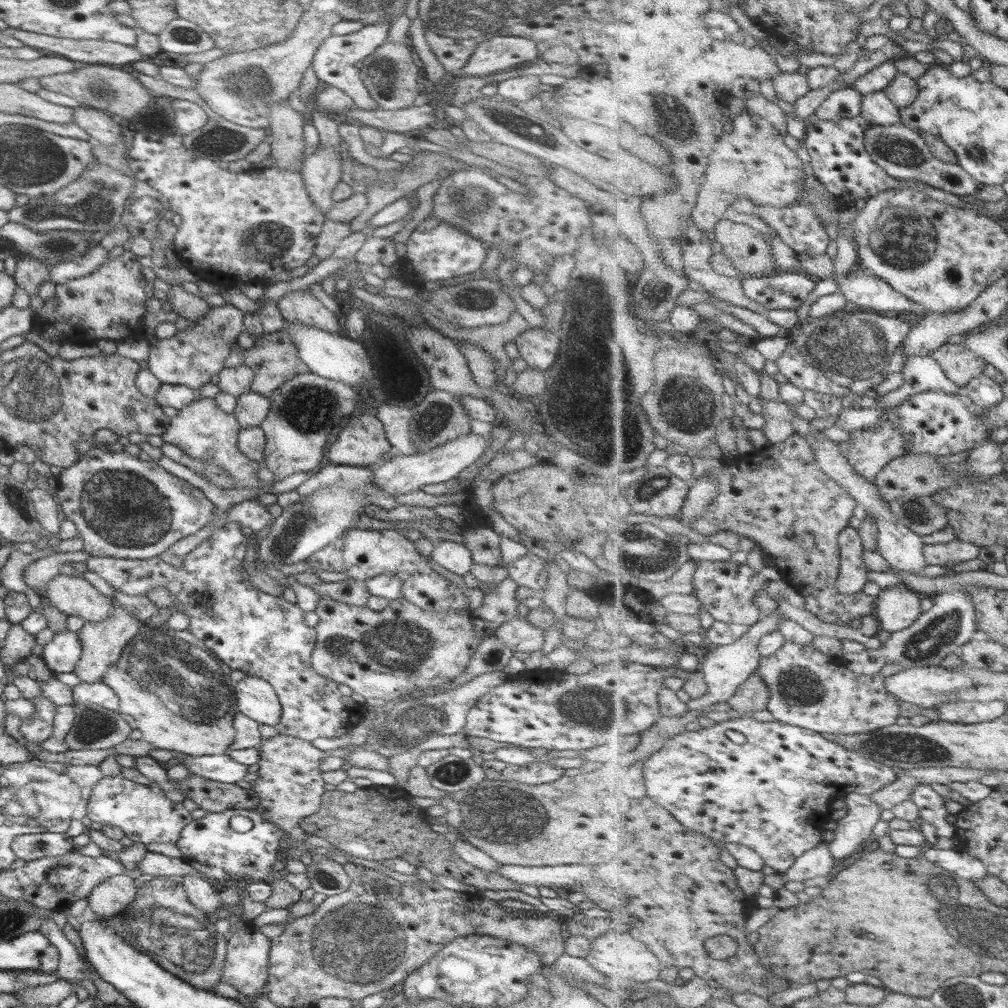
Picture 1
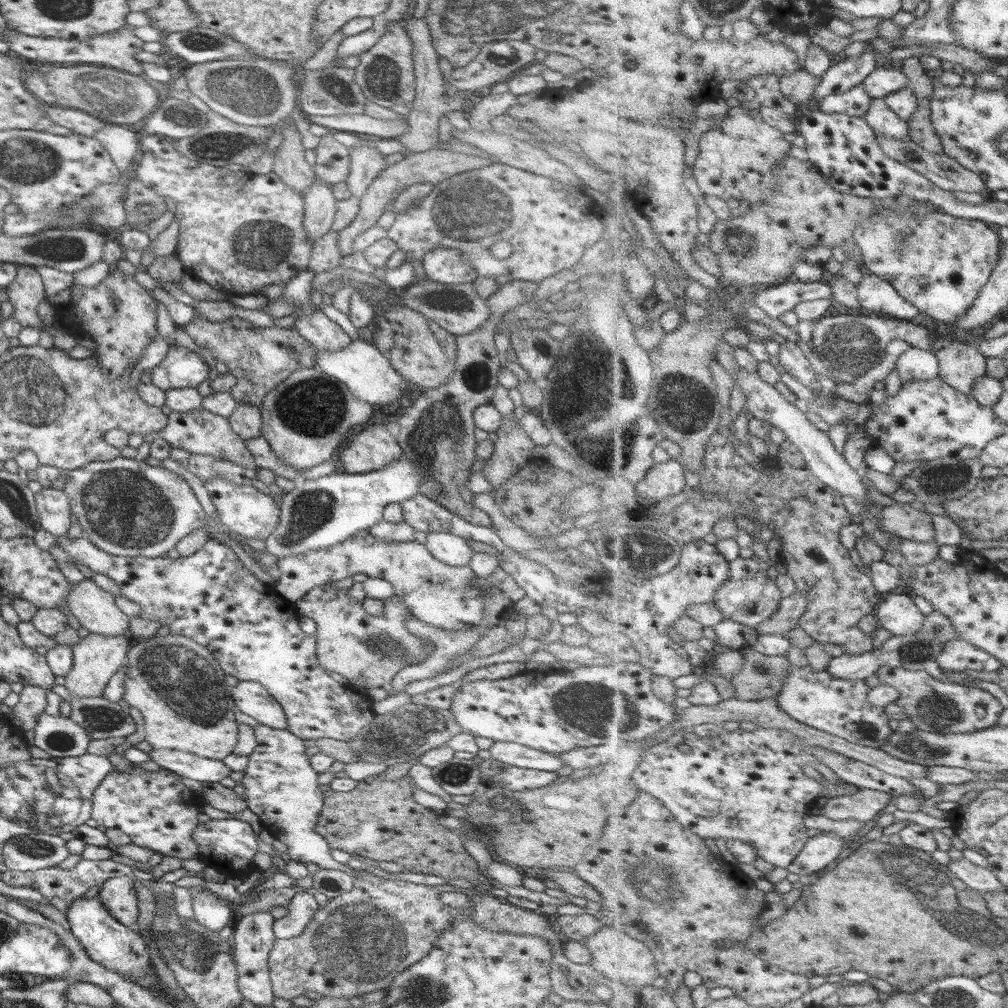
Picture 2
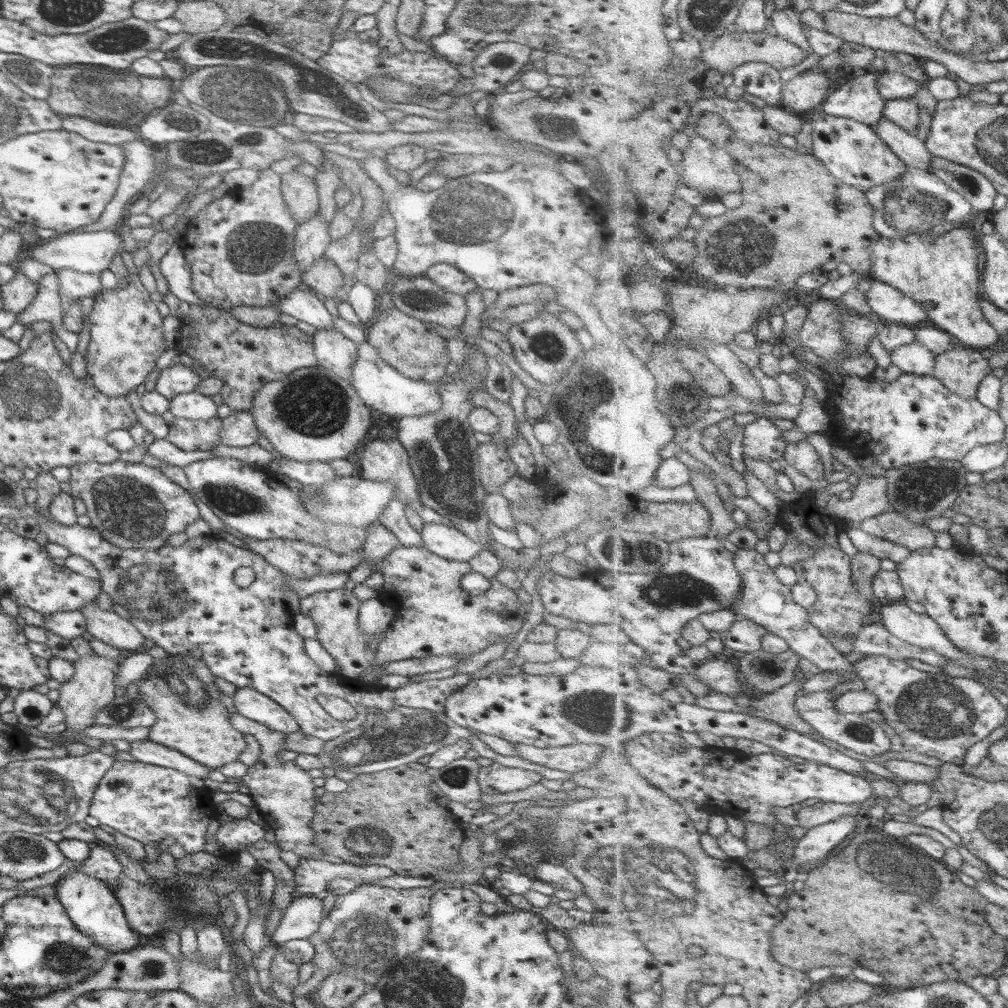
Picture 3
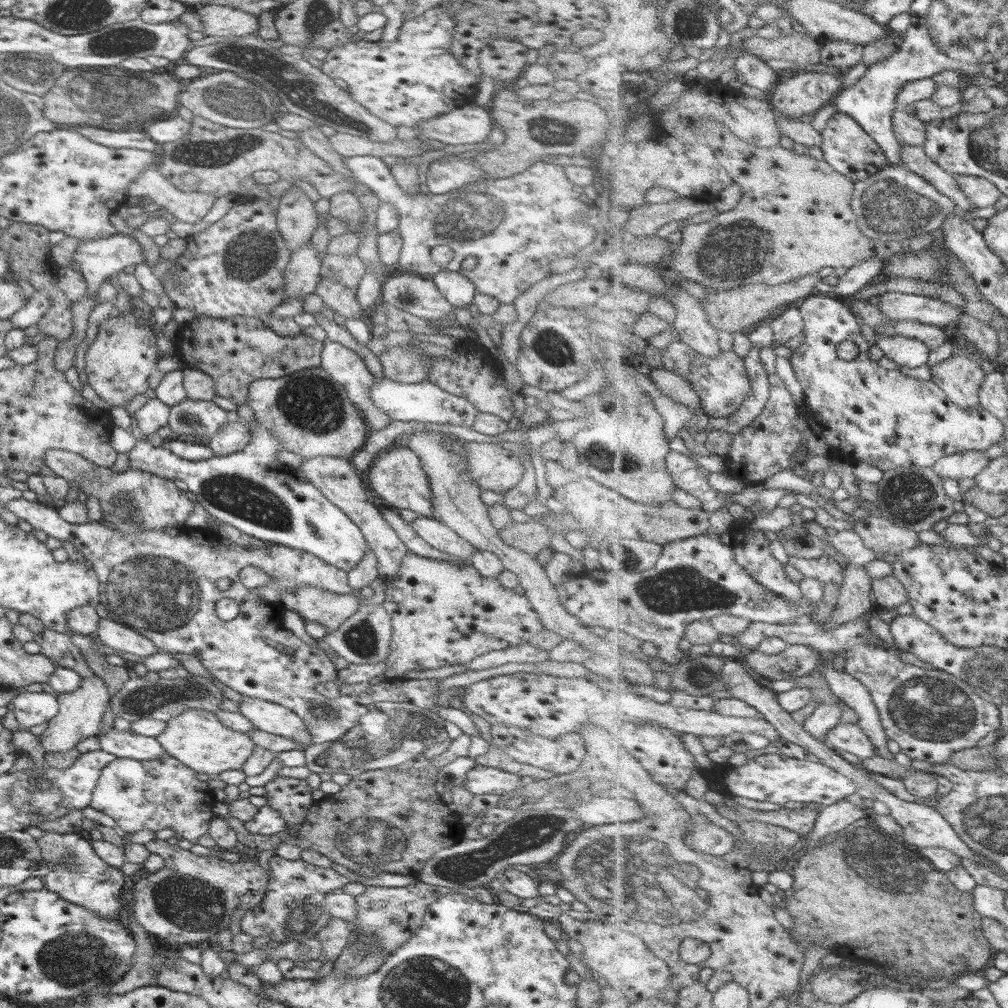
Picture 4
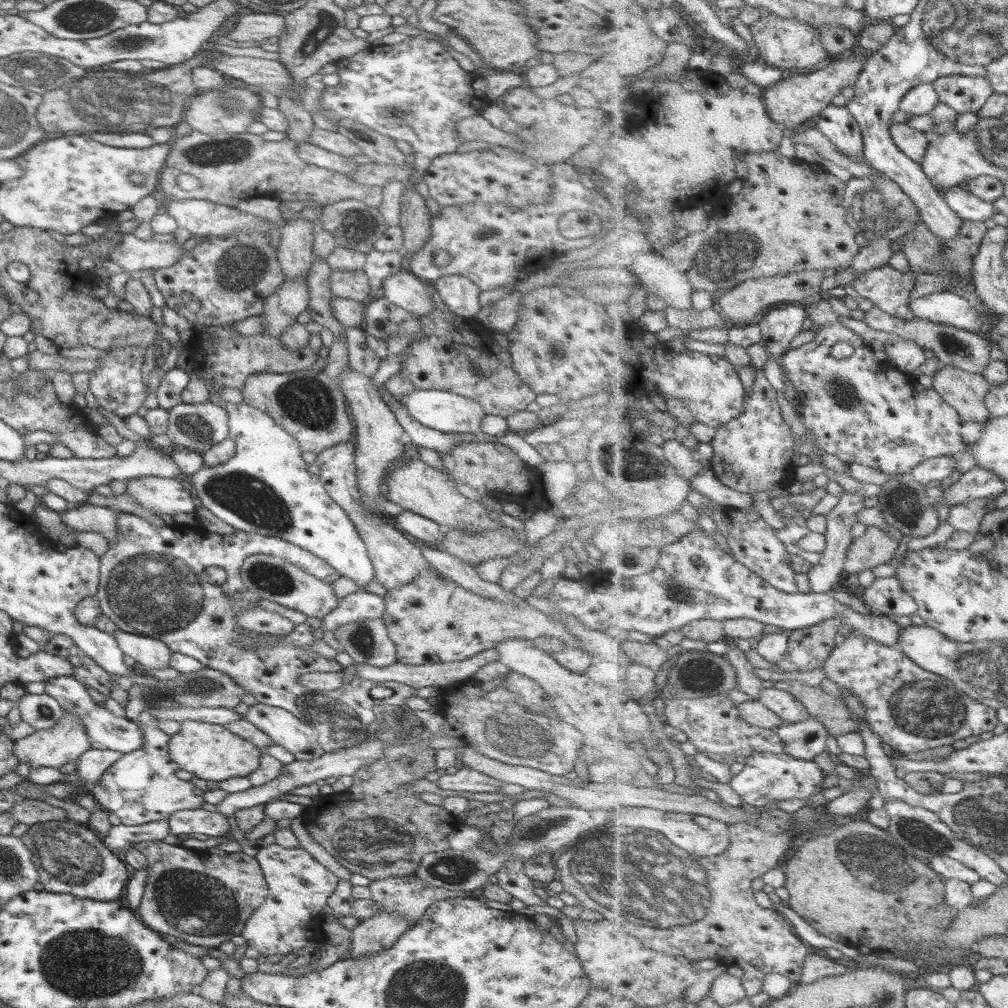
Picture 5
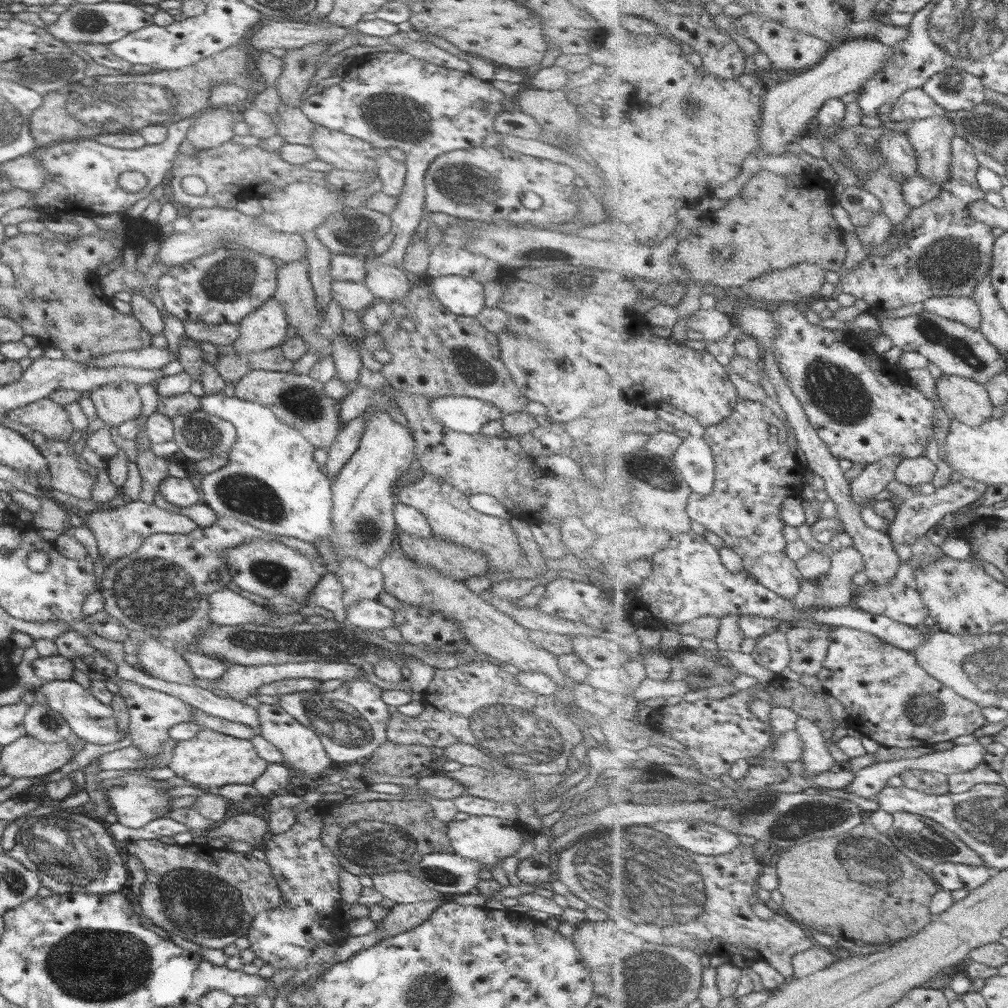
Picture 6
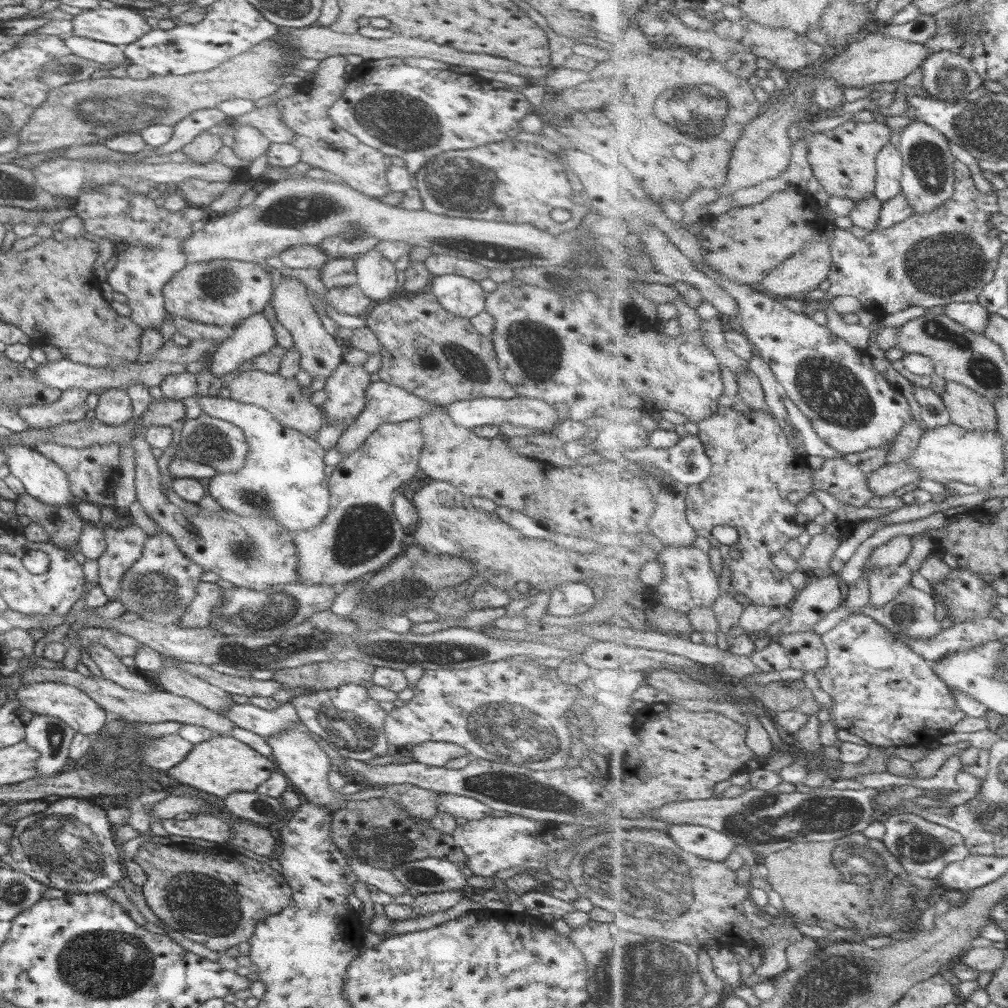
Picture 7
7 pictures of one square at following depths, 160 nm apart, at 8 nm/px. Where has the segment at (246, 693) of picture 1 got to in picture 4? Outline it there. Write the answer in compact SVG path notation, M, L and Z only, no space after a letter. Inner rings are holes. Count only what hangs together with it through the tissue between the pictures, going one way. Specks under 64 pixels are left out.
M242 696L238 711L254 724L255 729L295 741L301 750L311 744L304 722L284 706Z

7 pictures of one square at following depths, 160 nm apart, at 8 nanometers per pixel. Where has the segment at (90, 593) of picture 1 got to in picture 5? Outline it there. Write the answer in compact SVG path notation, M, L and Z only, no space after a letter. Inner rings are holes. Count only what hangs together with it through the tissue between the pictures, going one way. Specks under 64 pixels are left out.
M116 629L112 637L123 656L129 656L135 662L135 668L155 670L169 667L171 652L163 642L143 635L127 634L127 631Z

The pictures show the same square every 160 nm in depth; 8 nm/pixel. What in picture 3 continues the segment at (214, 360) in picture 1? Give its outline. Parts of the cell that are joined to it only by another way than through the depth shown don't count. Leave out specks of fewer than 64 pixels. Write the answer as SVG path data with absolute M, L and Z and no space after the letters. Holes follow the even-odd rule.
M171 364L168 368L163 368L157 376L154 391L170 401L177 394L194 391L199 380L199 376L189 366Z

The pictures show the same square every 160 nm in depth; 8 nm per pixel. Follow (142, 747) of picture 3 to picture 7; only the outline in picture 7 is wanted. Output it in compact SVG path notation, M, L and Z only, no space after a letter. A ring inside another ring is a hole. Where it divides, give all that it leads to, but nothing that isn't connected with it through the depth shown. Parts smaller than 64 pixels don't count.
M30 682L20 684L16 689L17 700L32 714L46 714L60 718L75 733L97 736L104 728L110 715L108 715L93 699L74 686L56 682Z

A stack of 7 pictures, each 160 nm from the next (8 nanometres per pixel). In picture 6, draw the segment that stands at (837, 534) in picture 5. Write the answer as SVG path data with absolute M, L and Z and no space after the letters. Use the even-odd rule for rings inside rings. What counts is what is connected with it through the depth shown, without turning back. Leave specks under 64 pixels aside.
M887 456L875 464L865 466L860 475L851 480L853 501L865 507L869 499L881 494L896 479L896 470L902 461L902 456Z

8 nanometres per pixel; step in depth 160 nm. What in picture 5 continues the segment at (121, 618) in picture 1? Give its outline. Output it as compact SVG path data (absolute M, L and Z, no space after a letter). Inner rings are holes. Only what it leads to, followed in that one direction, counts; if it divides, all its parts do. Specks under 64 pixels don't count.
M64 711L61 718L51 728L36 730L28 737L15 740L13 754L19 763L28 762L30 768L39 768L39 766L59 768L66 762L73 762L89 748L89 739L80 718L71 711Z

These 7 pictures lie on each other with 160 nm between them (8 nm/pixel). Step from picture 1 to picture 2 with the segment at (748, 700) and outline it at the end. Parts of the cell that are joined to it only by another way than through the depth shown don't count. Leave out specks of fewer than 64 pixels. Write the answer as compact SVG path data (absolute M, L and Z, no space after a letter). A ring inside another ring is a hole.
M745 650L743 654L743 660L745 660L745 665L743 665L742 672L736 672L735 678L731 680L731 684L735 688L735 696L740 699L745 700L763 700L765 698L776 698L776 696L781 692L781 689L784 687L784 677L790 673L791 662L787 660L787 656L766 656L761 652L755 650Z

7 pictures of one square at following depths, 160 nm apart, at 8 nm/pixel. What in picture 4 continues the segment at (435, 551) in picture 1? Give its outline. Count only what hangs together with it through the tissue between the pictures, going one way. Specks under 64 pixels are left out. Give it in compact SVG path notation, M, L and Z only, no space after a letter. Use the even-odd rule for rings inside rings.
M417 516L409 526L429 546L436 548L439 552L447 552L451 558L469 562L470 557L476 551L472 544L433 518Z

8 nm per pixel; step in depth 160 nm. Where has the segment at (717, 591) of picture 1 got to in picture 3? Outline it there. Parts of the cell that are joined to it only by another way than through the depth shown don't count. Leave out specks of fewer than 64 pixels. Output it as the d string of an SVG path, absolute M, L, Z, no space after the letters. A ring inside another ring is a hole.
M738 549L735 552L734 563L742 575L742 602L733 608L733 612L743 618L752 620L764 626L769 633L782 636L790 648L801 657L819 666L823 672L839 673L844 681L859 678L854 663L838 651L833 643L824 635L819 627L810 621L807 608L794 601L791 586L779 581L774 568L765 562L765 556L753 549Z

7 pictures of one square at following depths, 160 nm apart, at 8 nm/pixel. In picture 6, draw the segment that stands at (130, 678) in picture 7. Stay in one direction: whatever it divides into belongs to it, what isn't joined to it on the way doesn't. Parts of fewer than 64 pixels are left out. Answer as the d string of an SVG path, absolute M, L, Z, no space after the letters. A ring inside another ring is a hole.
M115 677L114 682L119 687L117 694L123 698L127 707L128 733L131 736L131 744L142 754L146 762L150 762L160 752L162 742L168 739L169 729L181 722L191 721L194 708L171 695L139 686L122 678Z

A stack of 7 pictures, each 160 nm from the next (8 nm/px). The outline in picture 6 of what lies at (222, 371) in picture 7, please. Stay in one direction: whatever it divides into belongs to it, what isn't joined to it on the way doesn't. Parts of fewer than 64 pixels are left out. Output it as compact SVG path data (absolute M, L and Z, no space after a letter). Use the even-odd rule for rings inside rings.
M271 296L240 320L239 336L231 346L237 354L280 345L286 338L287 325L288 318L282 304Z

